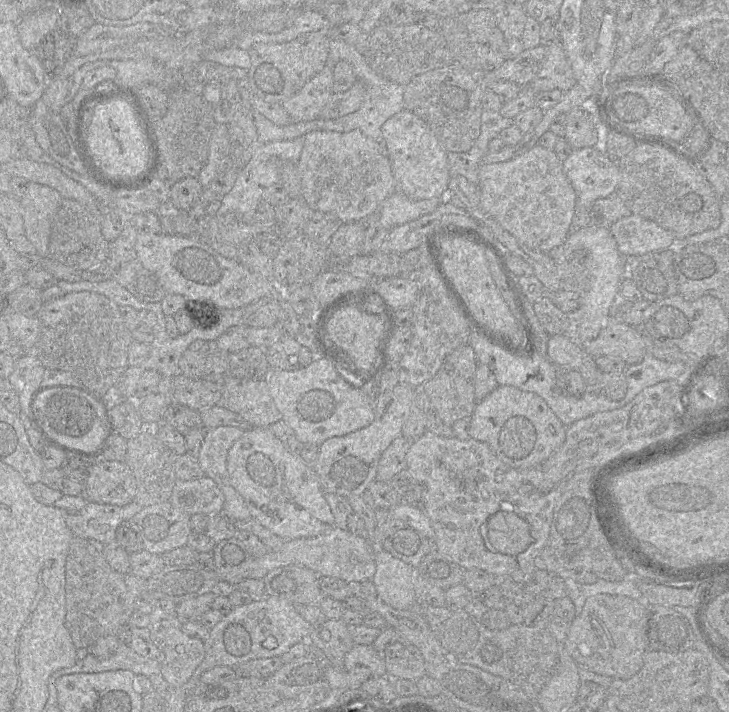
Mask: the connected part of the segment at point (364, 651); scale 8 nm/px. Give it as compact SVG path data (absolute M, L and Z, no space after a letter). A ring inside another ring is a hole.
M354 645L344 658L344 669L359 681L359 686L370 678L386 676L385 657L371 645Z

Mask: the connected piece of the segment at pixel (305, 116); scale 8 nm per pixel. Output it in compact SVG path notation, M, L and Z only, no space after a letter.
M325 66L282 107L290 116L292 123L312 121L320 118L333 93L333 72Z

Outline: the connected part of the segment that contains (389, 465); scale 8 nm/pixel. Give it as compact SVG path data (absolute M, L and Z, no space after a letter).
M402 434L391 442L379 459L377 480L390 482L396 474L407 469L406 454L411 442Z

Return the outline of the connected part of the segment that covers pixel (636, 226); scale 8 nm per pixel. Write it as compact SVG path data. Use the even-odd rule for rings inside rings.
M634 213L620 218L609 229L619 252L625 257L653 255L672 248L676 243L670 231Z

